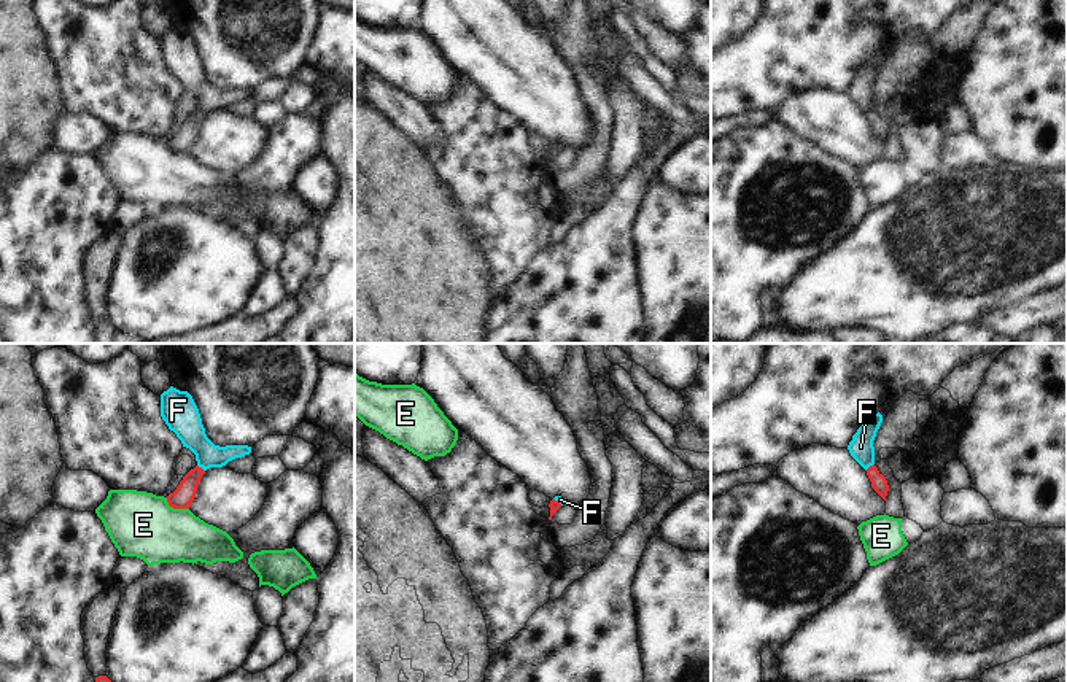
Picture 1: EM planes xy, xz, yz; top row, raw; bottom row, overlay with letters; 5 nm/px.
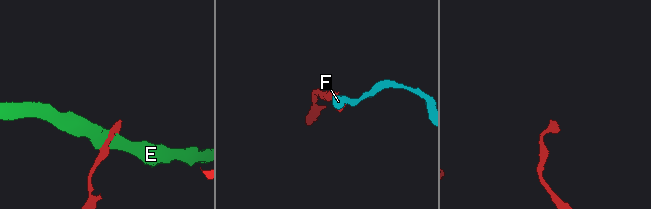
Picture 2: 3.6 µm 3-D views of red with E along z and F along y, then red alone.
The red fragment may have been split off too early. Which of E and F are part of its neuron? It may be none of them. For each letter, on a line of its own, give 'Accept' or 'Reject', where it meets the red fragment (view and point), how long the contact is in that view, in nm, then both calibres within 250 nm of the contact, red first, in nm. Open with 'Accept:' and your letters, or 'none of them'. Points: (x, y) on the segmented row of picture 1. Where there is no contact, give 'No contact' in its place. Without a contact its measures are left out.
Accept: F
E: Reject. Touches red at xy (175, 507). Shared border 130 nm. Thickness 110 nm (red) against 320 nm
F: Accept. Touches red at yz (870, 466). Shared border 60 nm. Thickness 80 nm (red) against 120 nm

